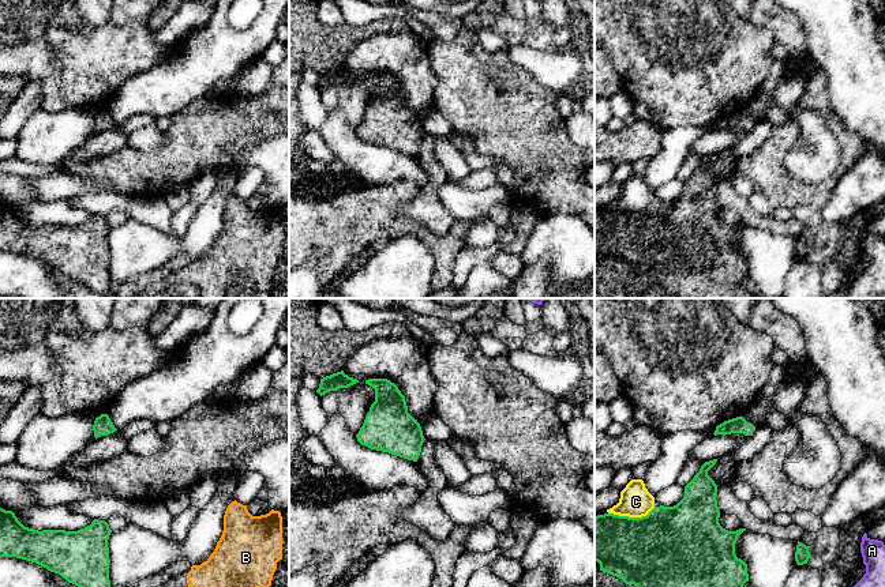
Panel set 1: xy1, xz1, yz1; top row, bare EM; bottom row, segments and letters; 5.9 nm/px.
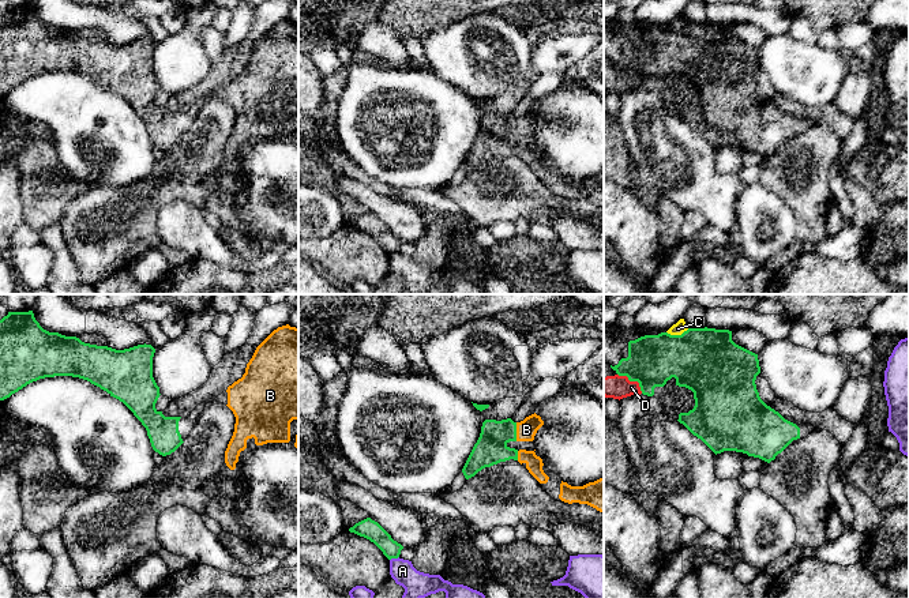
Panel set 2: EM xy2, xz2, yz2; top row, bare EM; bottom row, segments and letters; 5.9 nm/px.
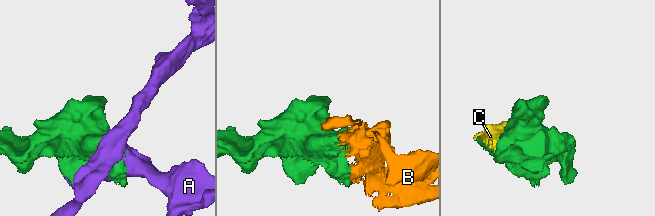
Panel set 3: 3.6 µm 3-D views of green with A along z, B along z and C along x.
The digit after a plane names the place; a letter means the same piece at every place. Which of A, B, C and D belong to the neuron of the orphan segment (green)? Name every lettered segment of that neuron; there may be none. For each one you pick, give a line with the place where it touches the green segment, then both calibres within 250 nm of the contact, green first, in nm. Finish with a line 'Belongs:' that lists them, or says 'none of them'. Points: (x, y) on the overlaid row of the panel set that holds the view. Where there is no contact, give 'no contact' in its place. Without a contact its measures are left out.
B: xz2 (515, 432) | 190/120 nm
Belongs: B

